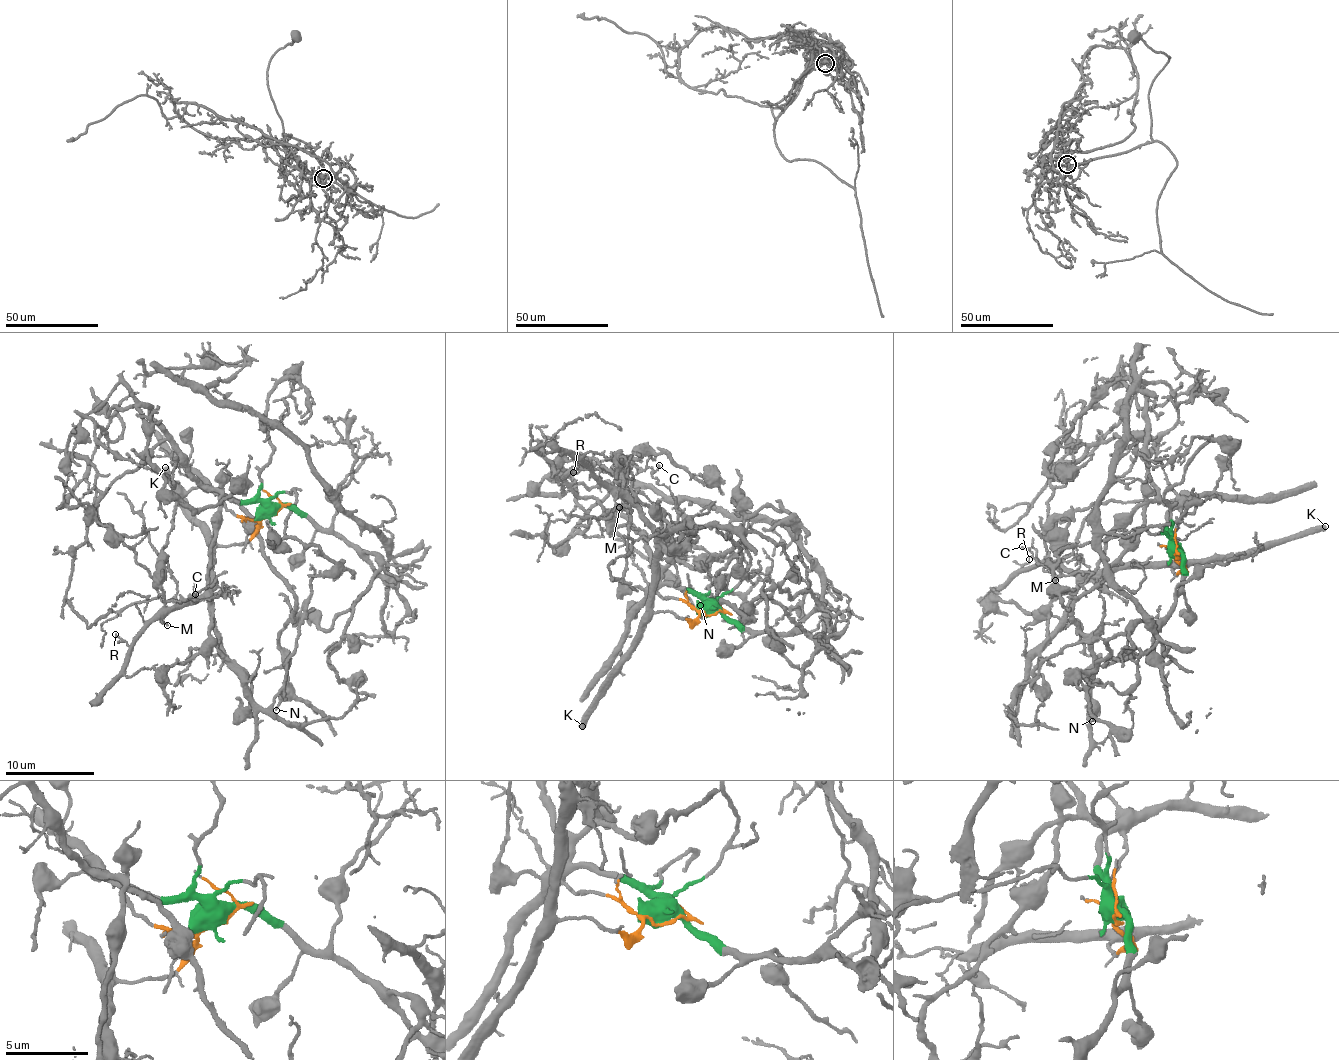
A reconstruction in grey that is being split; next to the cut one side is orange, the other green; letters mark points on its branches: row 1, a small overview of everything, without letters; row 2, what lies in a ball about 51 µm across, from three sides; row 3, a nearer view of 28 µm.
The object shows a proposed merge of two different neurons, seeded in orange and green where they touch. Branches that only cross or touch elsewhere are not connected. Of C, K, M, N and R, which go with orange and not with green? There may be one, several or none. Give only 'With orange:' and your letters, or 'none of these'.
With orange: C, K, M, R

